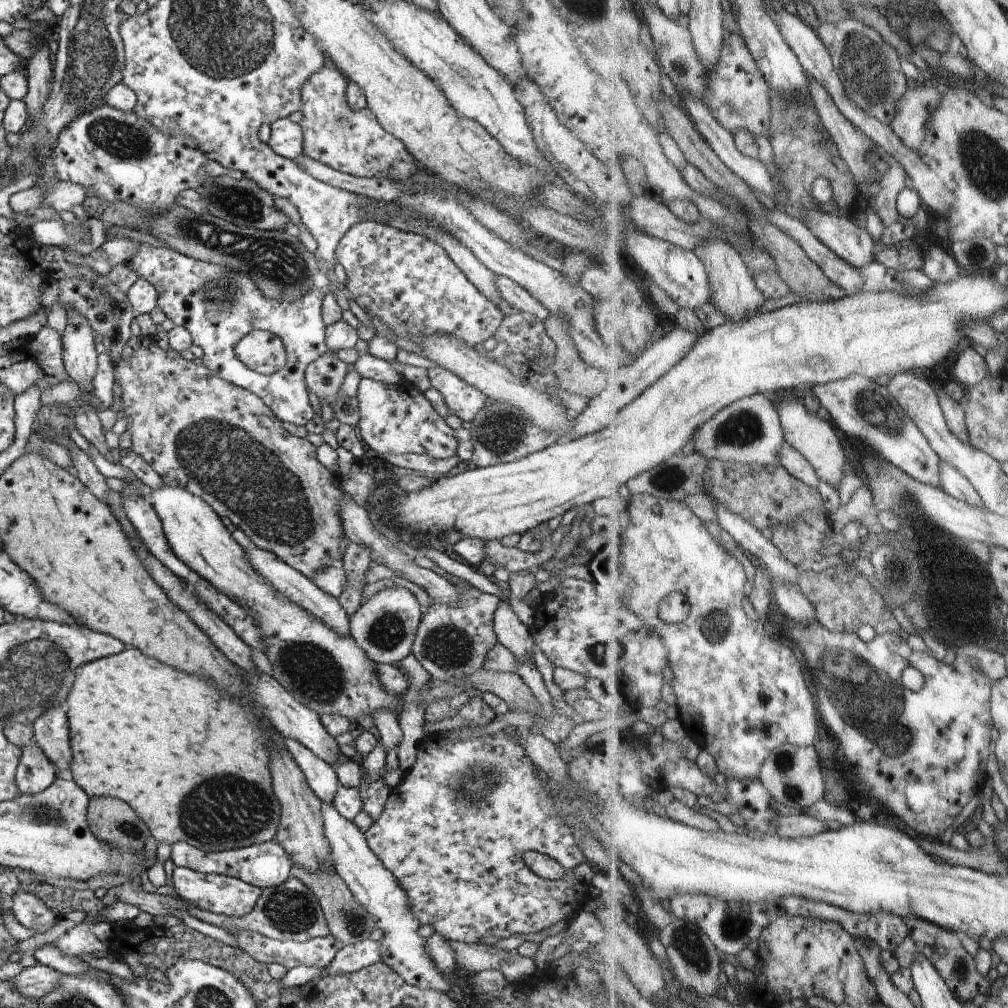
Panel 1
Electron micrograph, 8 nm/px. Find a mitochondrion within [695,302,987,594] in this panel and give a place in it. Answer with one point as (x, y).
(868, 404)

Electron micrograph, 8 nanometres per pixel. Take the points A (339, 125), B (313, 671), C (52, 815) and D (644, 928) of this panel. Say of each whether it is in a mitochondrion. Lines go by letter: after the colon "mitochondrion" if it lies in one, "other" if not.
A: mitochondrion
B: mitochondrion
C: mitochondrion
D: other

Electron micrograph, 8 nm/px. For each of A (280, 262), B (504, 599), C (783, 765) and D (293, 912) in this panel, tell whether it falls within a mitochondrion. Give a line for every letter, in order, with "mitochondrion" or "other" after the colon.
A: mitochondrion
B: other
C: mitochondrion
D: mitochondrion

